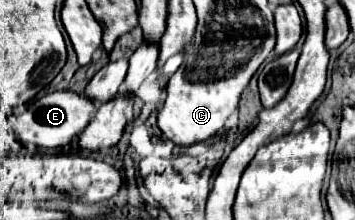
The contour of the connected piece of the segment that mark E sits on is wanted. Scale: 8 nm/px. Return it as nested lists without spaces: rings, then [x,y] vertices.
[[[52,92],[42,96],[40,100],[32,102],[30,108],[18,116],[16,120],[16,134],[20,136],[22,142],[30,142],[42,148],[58,148],[58,146],[66,146],[72,142],[74,136],[78,136],[84,126],[88,126],[92,114],[96,112],[96,106],[90,98],[86,98],[84,94],[78,92]]]

